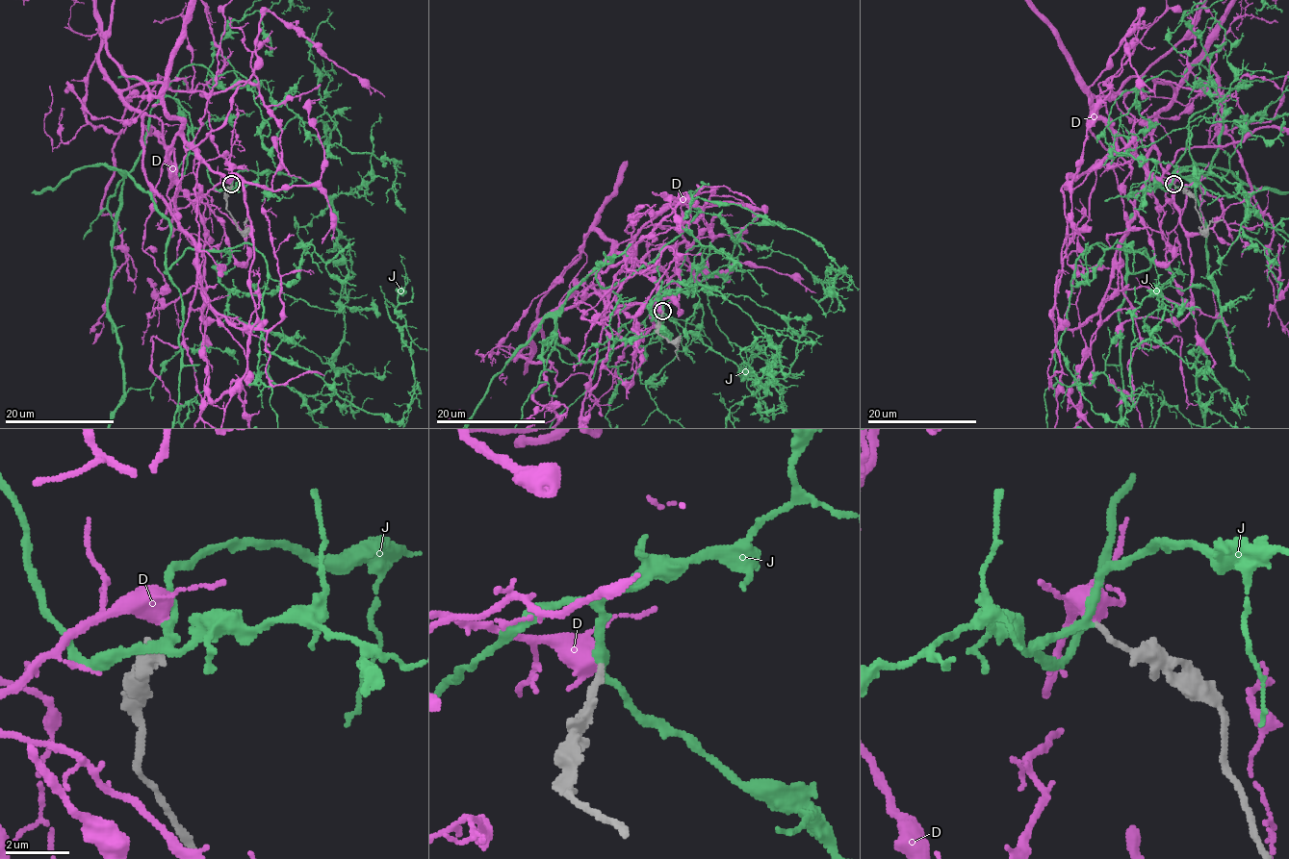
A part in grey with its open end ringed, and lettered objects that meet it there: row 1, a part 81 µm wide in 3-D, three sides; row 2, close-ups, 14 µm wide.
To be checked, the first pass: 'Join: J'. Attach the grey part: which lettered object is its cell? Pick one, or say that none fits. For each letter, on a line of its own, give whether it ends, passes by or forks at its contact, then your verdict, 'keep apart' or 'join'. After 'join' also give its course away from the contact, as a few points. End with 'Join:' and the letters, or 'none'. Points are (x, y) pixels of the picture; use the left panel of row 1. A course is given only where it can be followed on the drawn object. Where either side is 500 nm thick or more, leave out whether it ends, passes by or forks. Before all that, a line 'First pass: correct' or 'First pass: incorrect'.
First pass: correct
D: it passes by; keep apart
J: it passes by; join
Join: J

